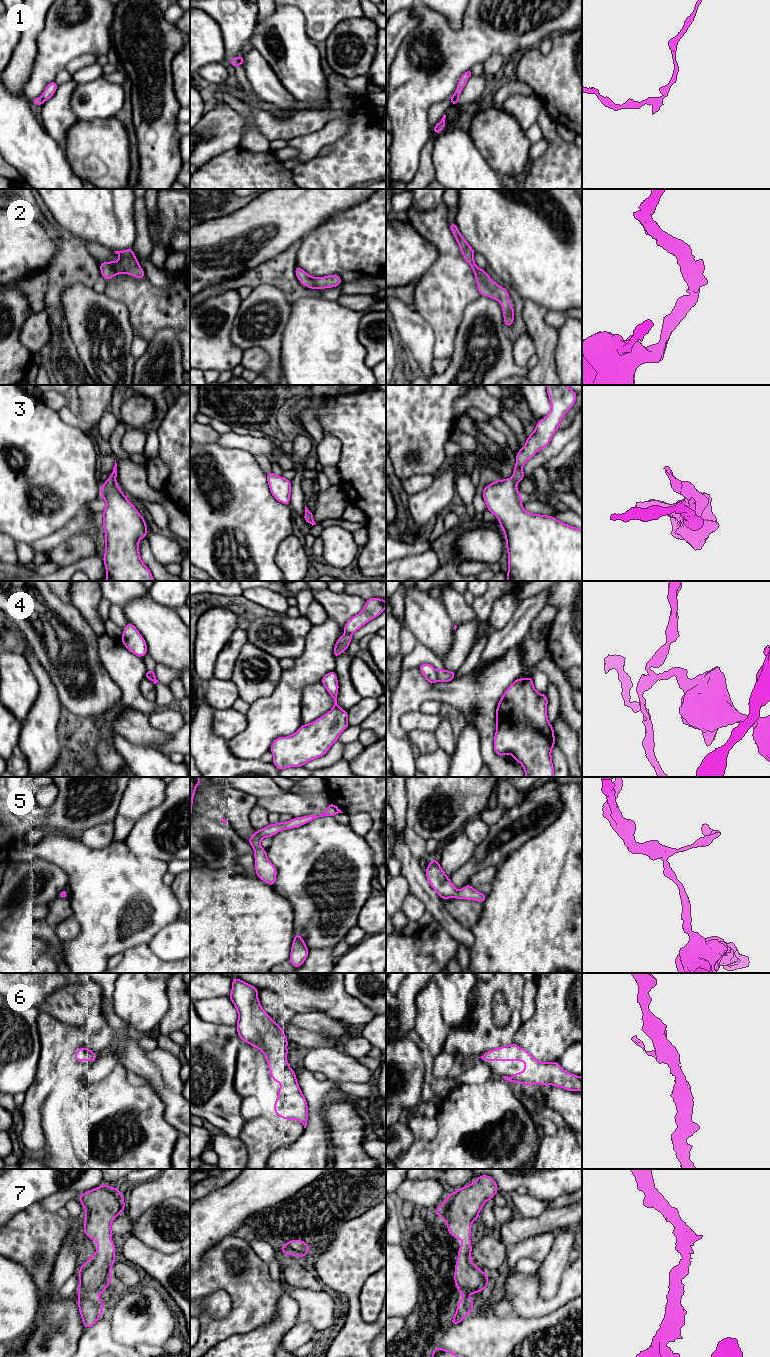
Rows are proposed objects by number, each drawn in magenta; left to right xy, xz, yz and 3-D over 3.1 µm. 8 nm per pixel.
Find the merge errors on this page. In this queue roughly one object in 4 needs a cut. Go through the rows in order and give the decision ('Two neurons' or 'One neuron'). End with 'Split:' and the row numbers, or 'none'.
1: Two neurons
2: One neuron
3: One neuron
4: Two neurons
5: One neuron
6: One neuron
7: One neuron
Split: 1, 4

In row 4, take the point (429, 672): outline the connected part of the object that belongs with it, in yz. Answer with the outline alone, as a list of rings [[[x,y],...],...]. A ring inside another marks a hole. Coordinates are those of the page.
[[[423,663],[419,666],[419,670],[429,683],[434,684],[438,681],[436,669],[431,664]]]

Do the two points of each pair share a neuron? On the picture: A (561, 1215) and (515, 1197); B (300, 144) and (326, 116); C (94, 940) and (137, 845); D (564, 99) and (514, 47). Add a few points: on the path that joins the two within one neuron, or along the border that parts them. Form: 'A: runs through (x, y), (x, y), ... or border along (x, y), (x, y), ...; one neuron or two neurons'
A: border along (545, 1209), (536, 1216), (523, 1217); two neurons
B: border along (331, 120), (318, 130), (295, 136), (289, 140); two neurons
C: border along (123, 840), (127, 849), (137, 857), (156, 859); two neurons
D: border along (538, 46), (525, 50), (518, 57); two neurons

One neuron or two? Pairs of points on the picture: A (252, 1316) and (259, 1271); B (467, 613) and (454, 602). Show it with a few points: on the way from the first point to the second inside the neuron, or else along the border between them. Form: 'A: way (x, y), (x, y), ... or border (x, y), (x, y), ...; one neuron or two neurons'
A: way (253, 1305), (253, 1282); one neuron
B: way (464, 612), (457, 605); one neuron

